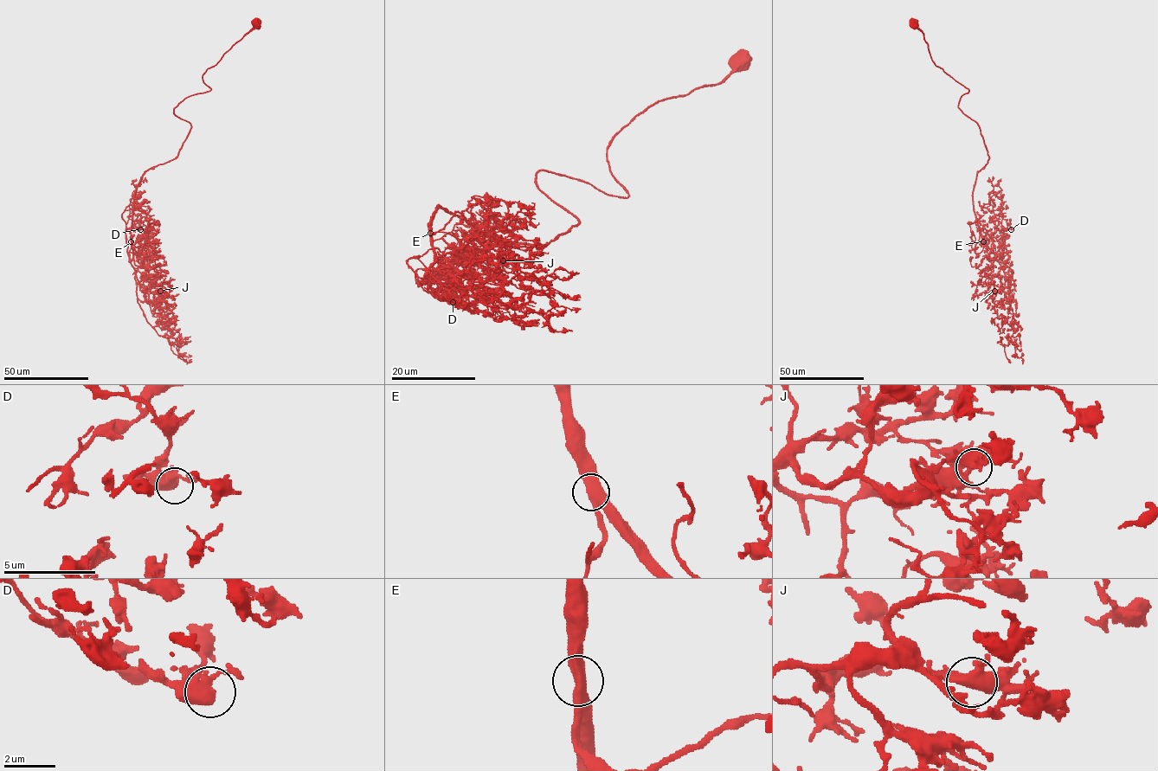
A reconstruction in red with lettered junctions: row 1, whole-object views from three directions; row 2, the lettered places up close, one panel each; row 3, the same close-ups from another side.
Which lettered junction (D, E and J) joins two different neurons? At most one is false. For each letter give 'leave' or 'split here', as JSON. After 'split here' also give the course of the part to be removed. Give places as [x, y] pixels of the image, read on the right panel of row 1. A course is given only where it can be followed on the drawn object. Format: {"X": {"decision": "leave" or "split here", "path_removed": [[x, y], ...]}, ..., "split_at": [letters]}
{"D": {"decision": "leave"}, "E": {"decision": "leave"}, "J": {"decision": "leave"}, "split_at": []}

